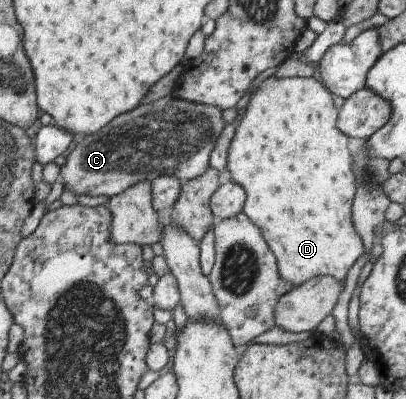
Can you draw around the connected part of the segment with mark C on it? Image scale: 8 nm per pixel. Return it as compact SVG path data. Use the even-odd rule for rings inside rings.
M173 93L144 105L134 107L128 113L113 117L106 125L91 134L76 134L74 142L67 146L65 163L59 167L57 180L61 180L63 190L78 194L112 197L133 183L142 180L152 181L161 175L173 175L180 182L198 177L208 167L208 156L225 125L219 109L193 104L174 97Z

